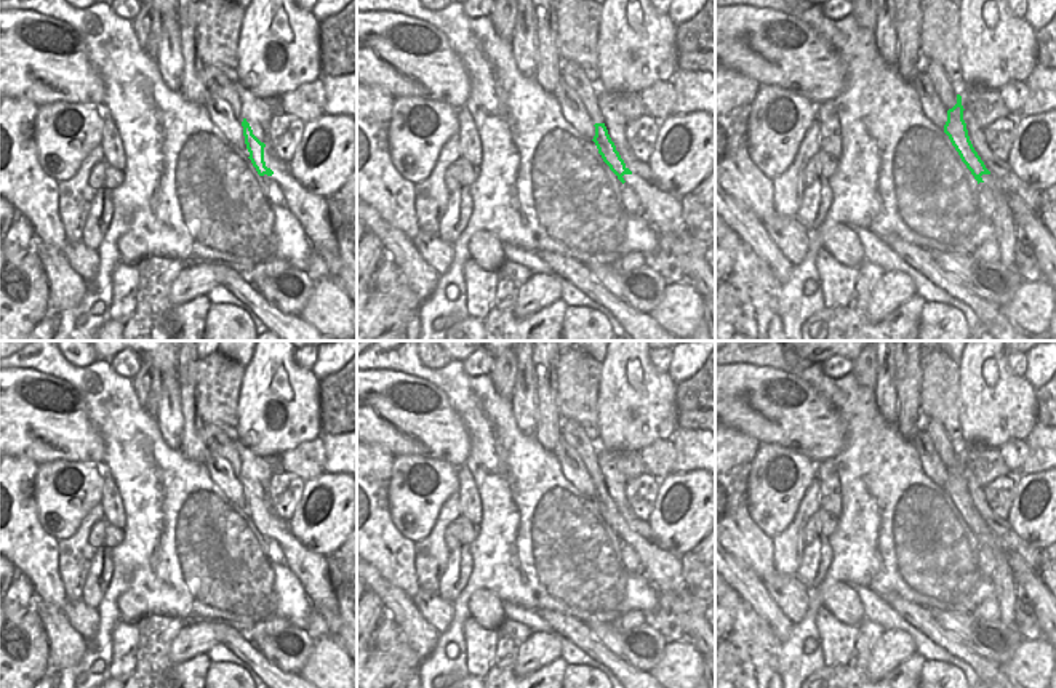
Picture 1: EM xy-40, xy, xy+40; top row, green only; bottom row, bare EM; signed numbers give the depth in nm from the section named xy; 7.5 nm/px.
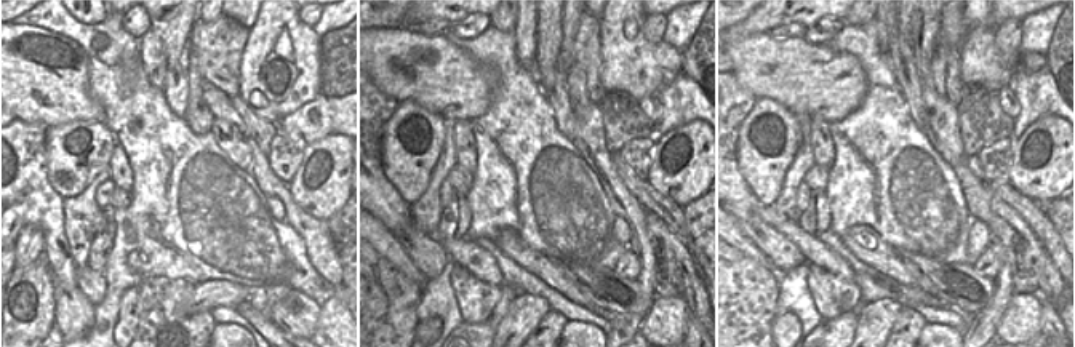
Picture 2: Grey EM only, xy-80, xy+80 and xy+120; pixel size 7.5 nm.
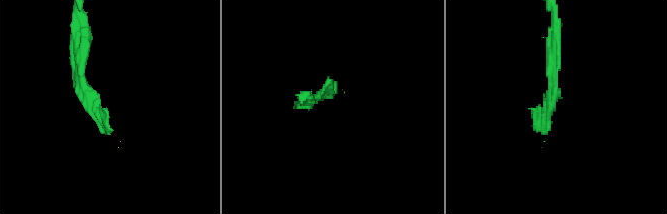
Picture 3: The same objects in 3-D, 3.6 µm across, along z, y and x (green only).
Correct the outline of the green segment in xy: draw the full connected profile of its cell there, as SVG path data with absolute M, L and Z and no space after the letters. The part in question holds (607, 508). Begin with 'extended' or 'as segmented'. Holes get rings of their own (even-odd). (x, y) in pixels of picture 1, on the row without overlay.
as segmented; M595 482L595 494L594 501L602 514L603 520L610 525L610 528L618 534L618 538L624 542L624 533L632 533L632 530L626 525L619 510L616 509L614 501L611 499L605 482Z

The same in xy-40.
as segmented; M243 477L242 485L243 485L245 502L246 502L246 507L250 510L248 517L251 518L251 522L256 526L258 533L259 534L264 534L264 533L272 534L274 530L270 526L267 526L266 520L264 520L264 506L266 506L266 502L261 501L253 493L253 488L251 488L250 482L246 480L246 477Z

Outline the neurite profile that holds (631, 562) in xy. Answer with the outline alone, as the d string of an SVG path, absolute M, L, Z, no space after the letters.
M632 546L621 547L621 562L629 573L640 571L642 568L640 558L637 552L632 549Z

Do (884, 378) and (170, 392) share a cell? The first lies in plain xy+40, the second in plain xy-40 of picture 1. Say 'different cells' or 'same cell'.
same cell

